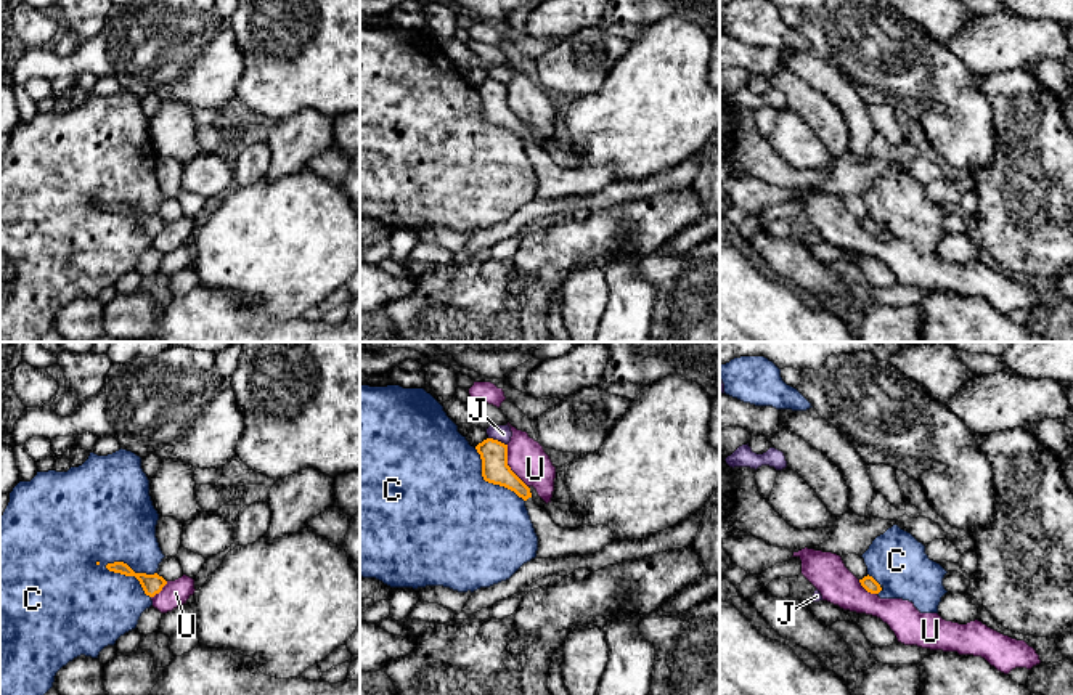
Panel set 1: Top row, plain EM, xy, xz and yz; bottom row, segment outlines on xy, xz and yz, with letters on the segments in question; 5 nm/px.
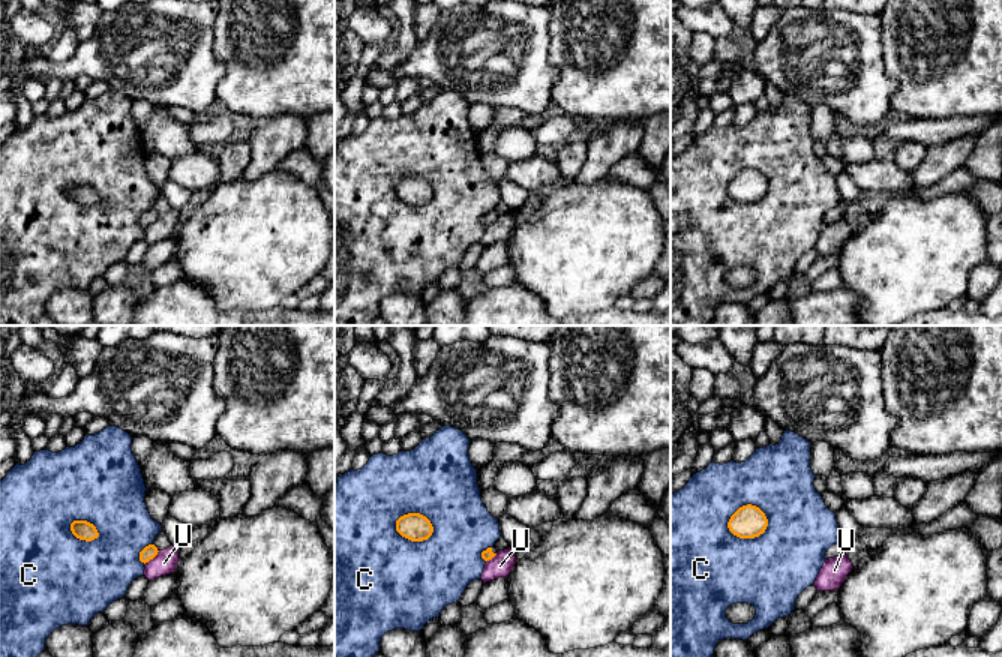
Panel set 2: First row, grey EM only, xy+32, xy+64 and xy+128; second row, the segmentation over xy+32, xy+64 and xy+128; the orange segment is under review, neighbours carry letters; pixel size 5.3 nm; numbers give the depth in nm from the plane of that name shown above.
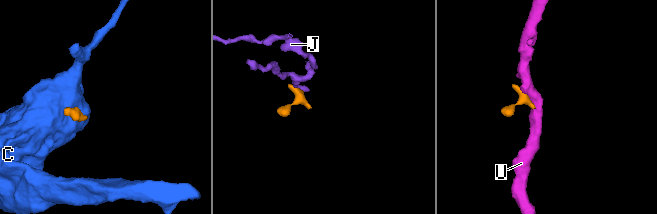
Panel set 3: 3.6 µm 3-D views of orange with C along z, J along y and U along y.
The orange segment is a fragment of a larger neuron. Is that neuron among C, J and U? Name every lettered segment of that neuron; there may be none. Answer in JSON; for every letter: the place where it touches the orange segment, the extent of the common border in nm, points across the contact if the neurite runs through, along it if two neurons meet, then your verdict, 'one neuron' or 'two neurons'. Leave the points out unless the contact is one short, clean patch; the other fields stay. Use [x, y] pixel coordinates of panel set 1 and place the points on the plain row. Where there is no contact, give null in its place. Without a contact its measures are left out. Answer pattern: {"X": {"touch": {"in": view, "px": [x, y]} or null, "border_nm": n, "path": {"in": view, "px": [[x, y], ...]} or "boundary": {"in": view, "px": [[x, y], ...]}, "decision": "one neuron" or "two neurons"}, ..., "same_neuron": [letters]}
{"C": {"touch": {"in": "xy", "px": [130, 215]}, "border_nm": 280, "decision": "two neurons"}, "J": {"touch": {"in": "xz", "px": [498, 82]}, "border_nm": 100, "boundary": {"in": "xz", "px": [[489, 77], [506, 85]]}, "decision": "two neurons"}, "U": {"touch": {"in": "xz", "px": [508, 106]}, "border_nm": 240, "boundary": {"in": "xz", "px": [[506, 85], [506, 105], [527, 127]]}, "decision": "two neurons"}, "same_neuron": []}

